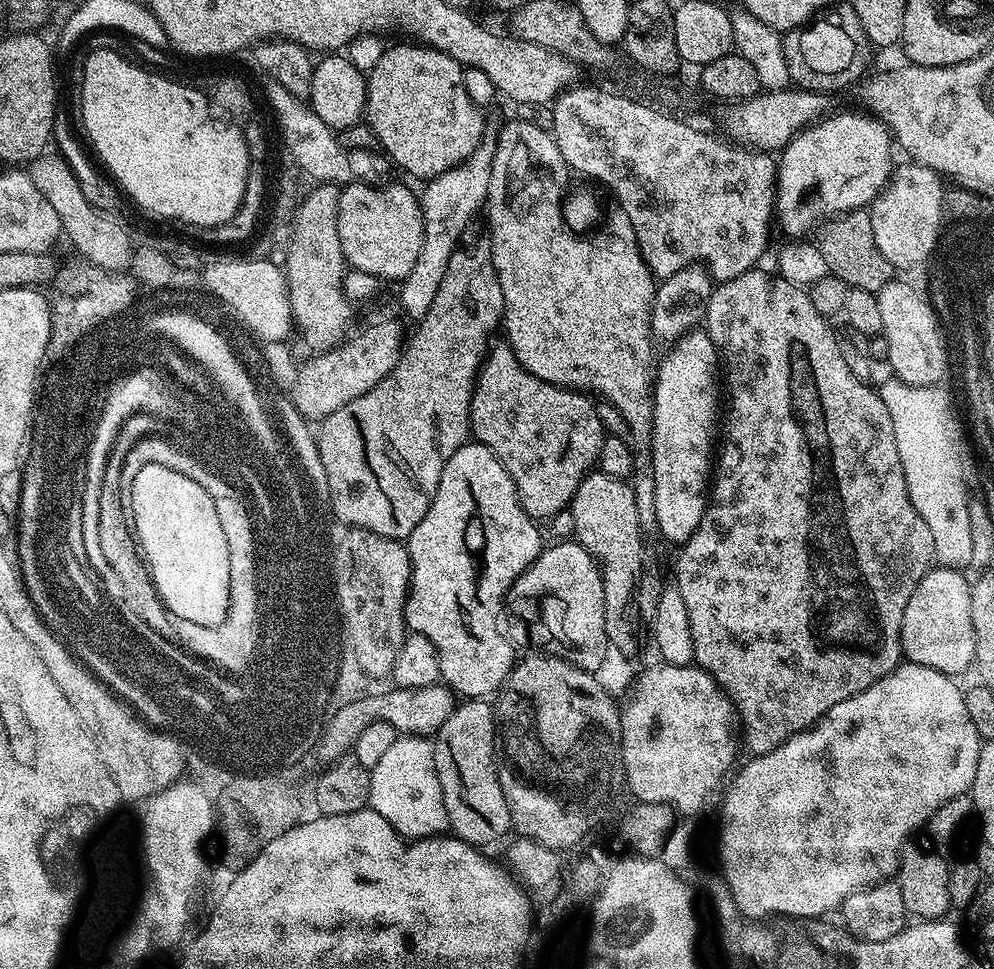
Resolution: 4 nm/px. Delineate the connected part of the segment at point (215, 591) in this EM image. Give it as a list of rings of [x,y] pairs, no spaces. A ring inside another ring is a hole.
[[[146,465],[134,478],[133,506],[130,516],[134,525],[142,559],[147,565],[152,584],[161,602],[177,621],[189,619],[200,630],[211,630],[228,618],[230,594],[230,554],[226,546],[226,534],[222,534],[222,522],[218,522],[216,502],[212,500],[194,478],[186,478],[176,470],[162,465]]]

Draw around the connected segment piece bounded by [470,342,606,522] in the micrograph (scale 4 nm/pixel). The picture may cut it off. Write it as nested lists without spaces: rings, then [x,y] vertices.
[[[507,342],[493,343],[484,363],[480,365],[476,389],[472,391],[470,432],[479,443],[485,444],[495,454],[498,462],[502,462],[514,482],[521,506],[537,522],[571,505],[584,477],[597,467],[606,435],[591,395],[534,378],[534,374],[520,365],[516,352]]]

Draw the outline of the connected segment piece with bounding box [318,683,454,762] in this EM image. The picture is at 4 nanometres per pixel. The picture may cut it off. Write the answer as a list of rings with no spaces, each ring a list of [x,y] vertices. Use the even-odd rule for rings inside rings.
[[[443,683],[426,688],[398,688],[393,687],[392,692],[380,692],[377,696],[360,696],[357,700],[349,699],[339,715],[332,722],[332,727],[326,735],[318,741],[319,759],[331,762],[341,759],[345,752],[355,745],[358,734],[366,730],[370,722],[385,720],[390,722],[397,733],[409,736],[431,737],[450,718],[454,707],[454,696]],[[348,747],[348,749],[346,749]]]

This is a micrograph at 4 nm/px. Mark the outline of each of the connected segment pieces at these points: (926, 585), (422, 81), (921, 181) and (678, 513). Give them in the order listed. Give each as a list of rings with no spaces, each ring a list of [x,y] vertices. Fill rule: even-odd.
[[[943,566],[933,567],[918,582],[910,602],[906,602],[906,614],[902,614],[900,650],[905,661],[959,677],[959,672],[973,667],[974,626],[970,622],[970,580],[963,571]]]
[[[416,42],[404,43],[408,44],[396,44],[386,49],[377,58],[372,73],[367,73],[368,97],[364,114],[384,156],[396,168],[400,167],[402,171],[417,176],[420,182],[427,182],[466,162],[466,158],[478,150],[486,138],[484,116],[480,113],[483,112],[481,105],[470,102],[470,94],[466,94],[465,65],[436,48],[421,46]]]
[[[907,163],[901,168],[899,165],[889,175],[888,183],[867,209],[874,242],[878,242],[882,258],[886,258],[886,262],[890,262],[896,270],[923,265],[933,255],[940,229],[937,220],[944,203],[940,174],[921,164]]]
[[[691,330],[681,336],[671,345],[664,356],[664,361],[659,361],[654,372],[654,387],[652,389],[652,465],[654,466],[654,510],[658,510],[658,526],[661,537],[665,541],[673,540],[676,546],[682,546],[694,534],[694,530],[700,528],[706,507],[706,489],[710,484],[710,469],[714,464],[714,448],[712,452],[712,435],[716,432],[716,368],[718,372],[718,353],[714,342],[708,336],[707,331]]]

